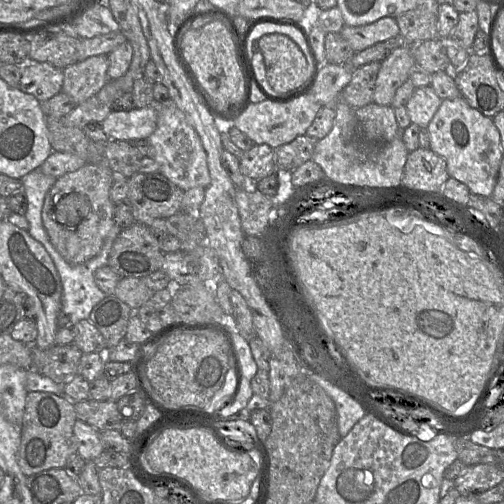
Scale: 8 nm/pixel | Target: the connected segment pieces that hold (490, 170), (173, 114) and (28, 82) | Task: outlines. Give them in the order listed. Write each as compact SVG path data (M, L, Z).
M463 97L442 100L428 131L430 149L446 161L449 176L465 184L471 194L492 197L503 159L500 133L493 118L472 108Z
M171 100L169 103L155 104L157 105L157 126L147 138L151 147L151 155L148 156L154 158L160 165L160 173L180 189L187 191L194 187L206 188L210 183L210 175L207 155L198 134Z
M27 61L18 88L44 102L61 92L63 81L62 69L47 62Z

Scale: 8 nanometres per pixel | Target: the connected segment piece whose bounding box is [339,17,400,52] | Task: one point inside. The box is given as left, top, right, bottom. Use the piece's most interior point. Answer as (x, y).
(359, 38)

